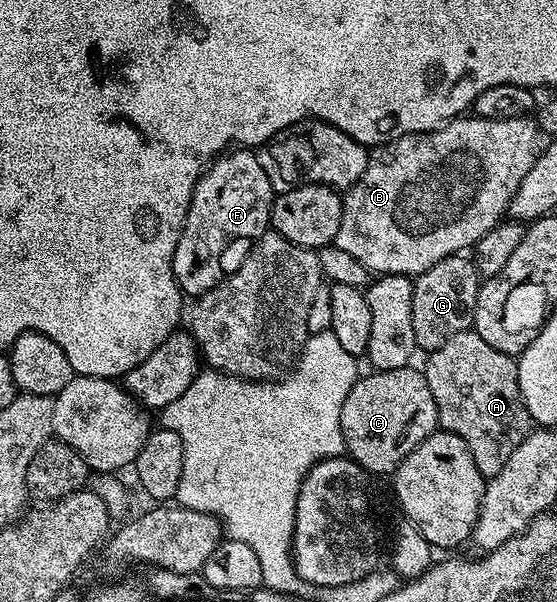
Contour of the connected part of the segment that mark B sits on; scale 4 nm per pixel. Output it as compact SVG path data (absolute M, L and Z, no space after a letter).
M465 114L442 124L434 132L416 132L395 138L372 149L367 170L344 193L343 218L335 247L359 258L373 274L390 276L422 276L435 262L472 249L473 245L508 213L511 198L527 170L537 161L539 129L529 116L506 116L503 120Z

